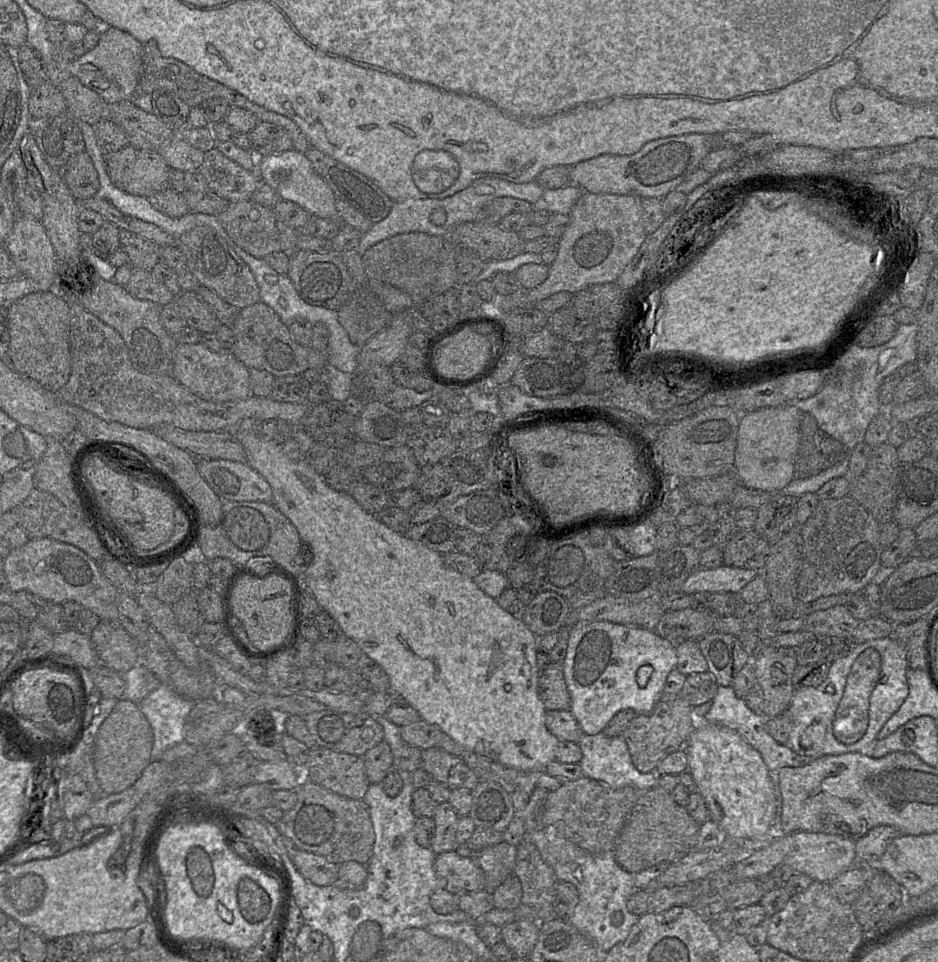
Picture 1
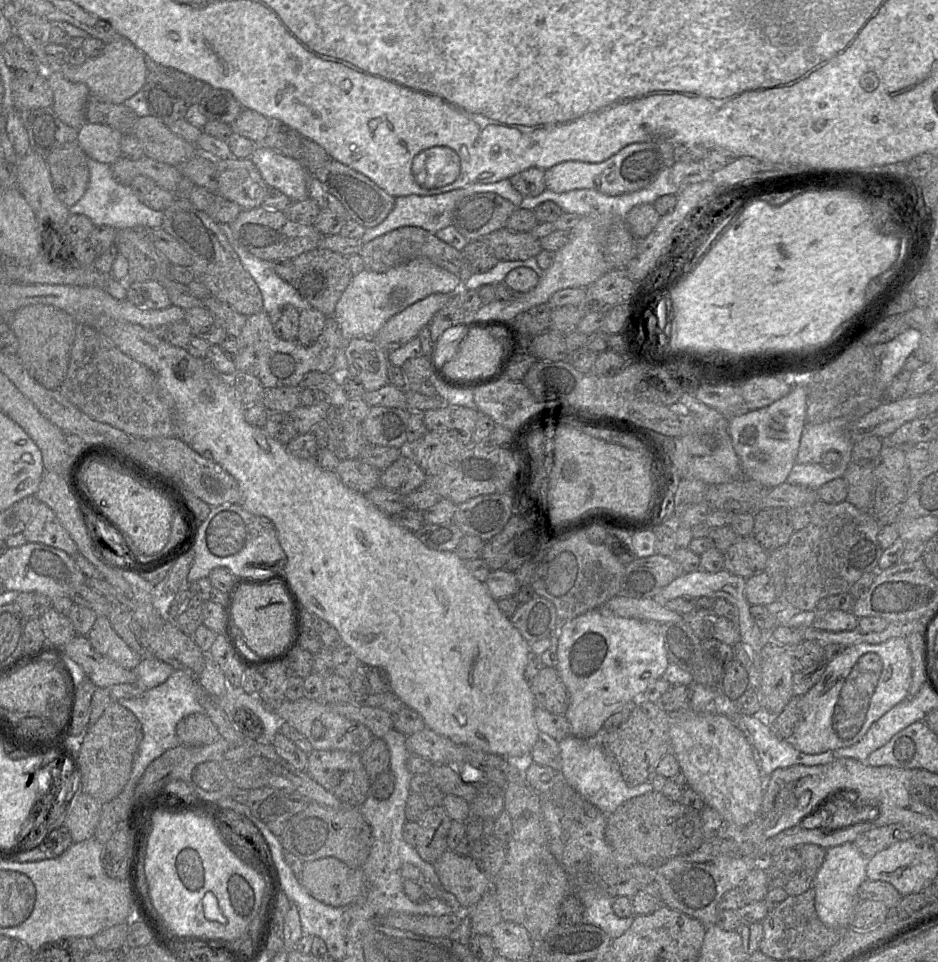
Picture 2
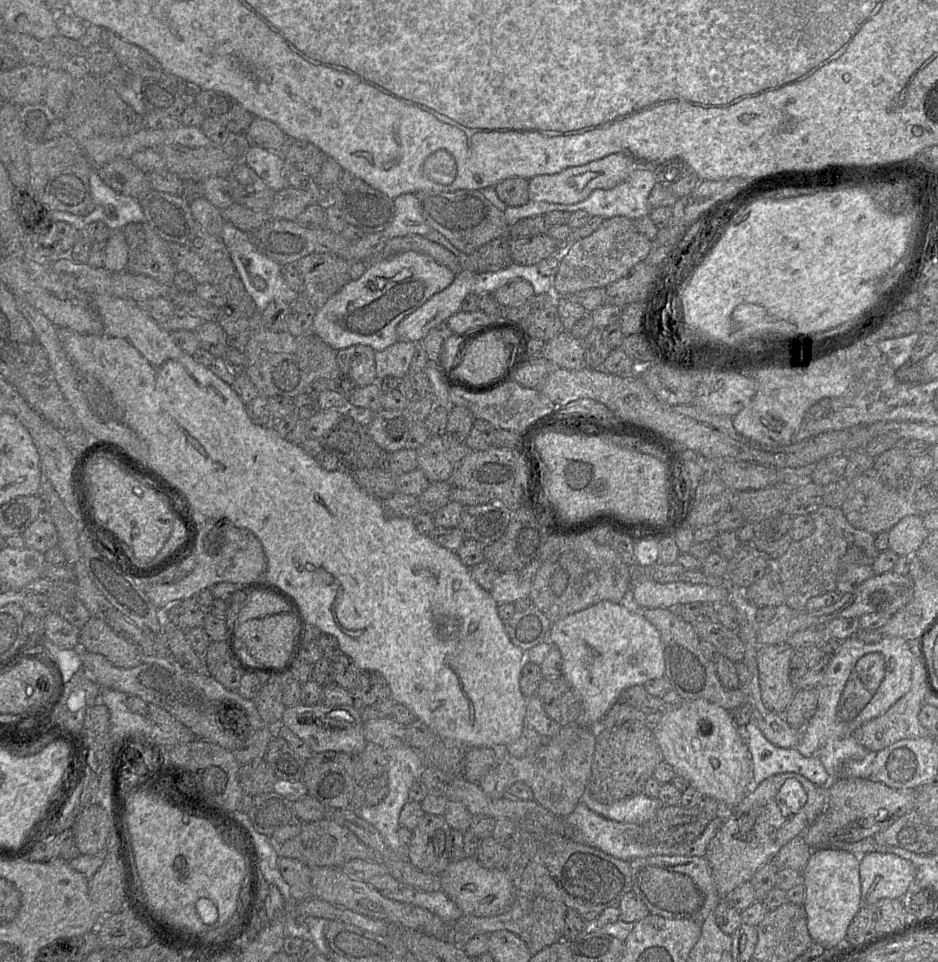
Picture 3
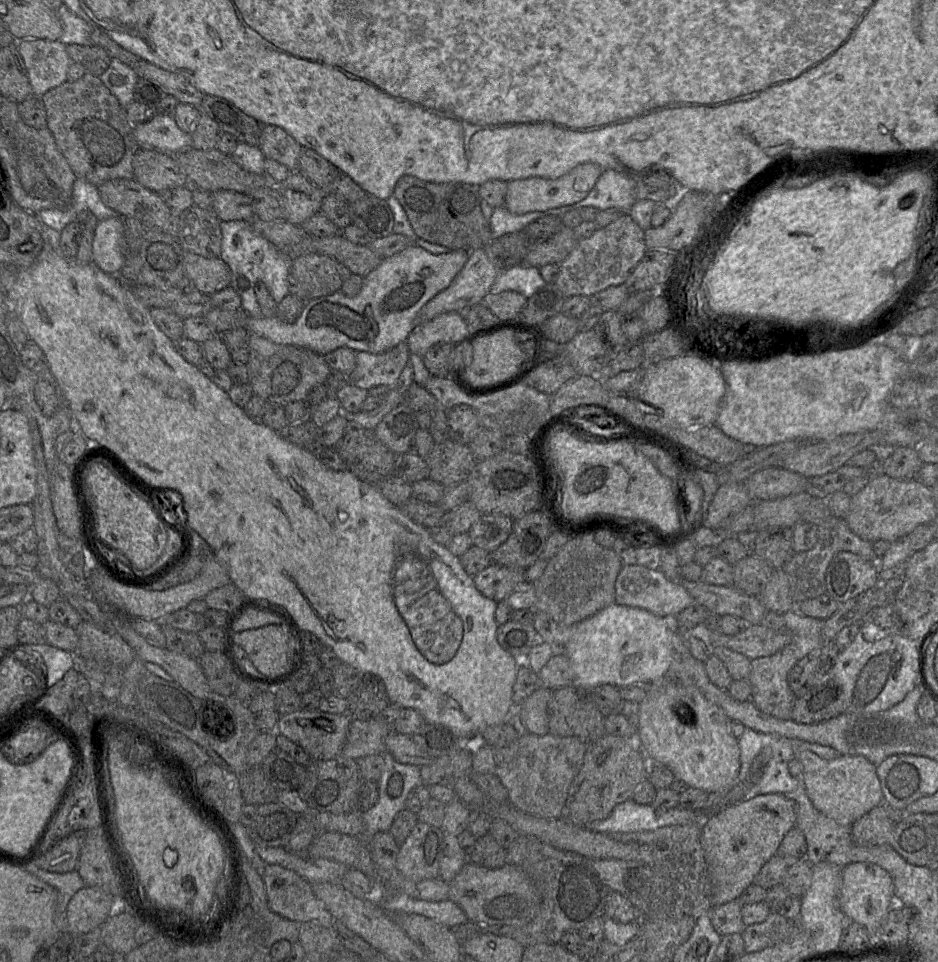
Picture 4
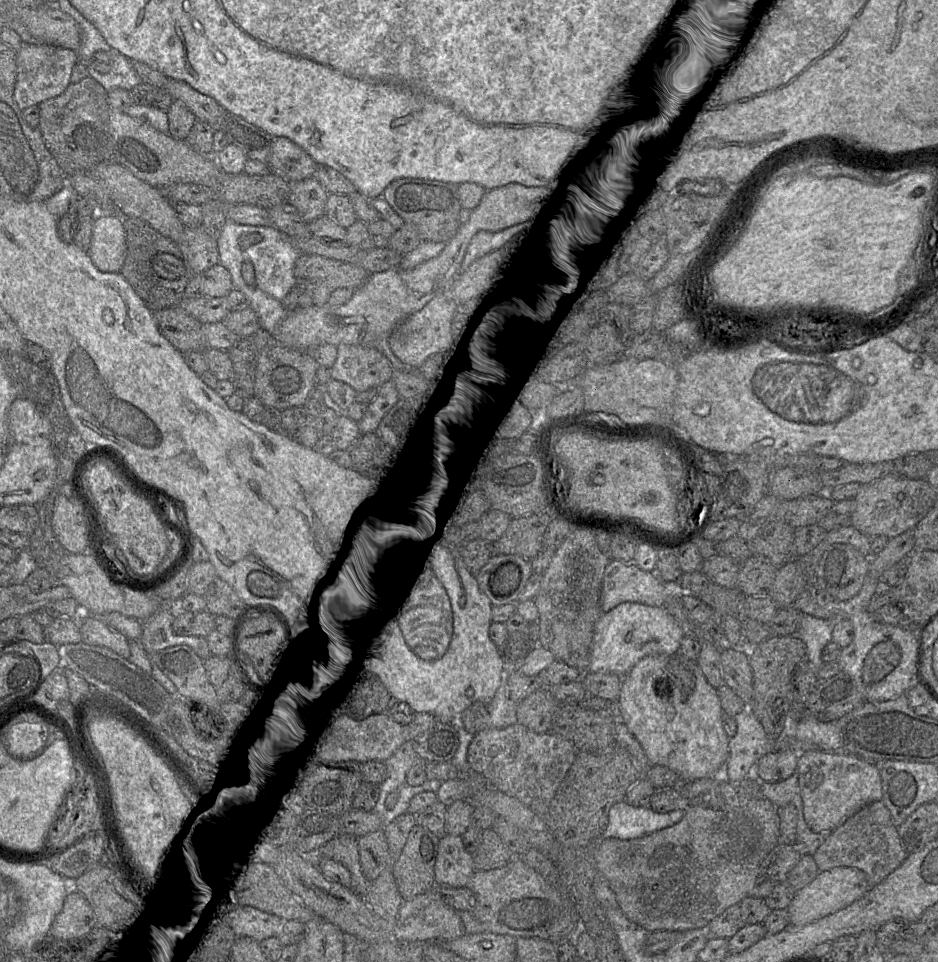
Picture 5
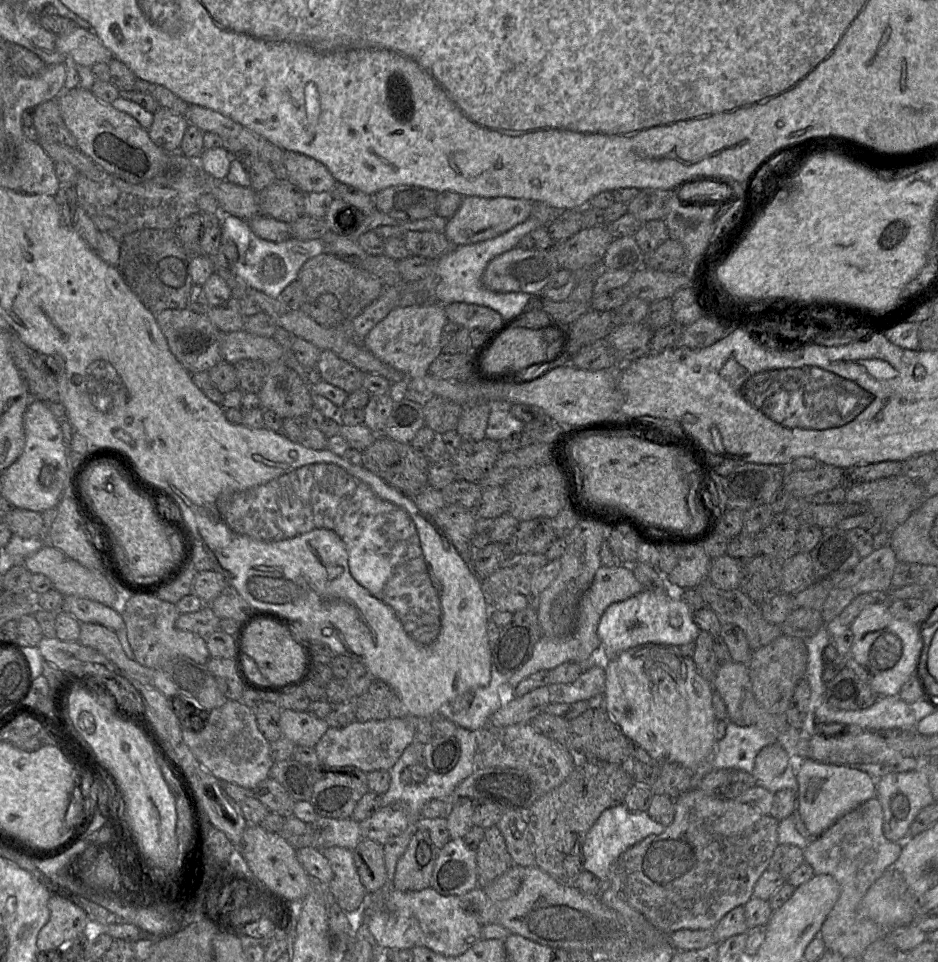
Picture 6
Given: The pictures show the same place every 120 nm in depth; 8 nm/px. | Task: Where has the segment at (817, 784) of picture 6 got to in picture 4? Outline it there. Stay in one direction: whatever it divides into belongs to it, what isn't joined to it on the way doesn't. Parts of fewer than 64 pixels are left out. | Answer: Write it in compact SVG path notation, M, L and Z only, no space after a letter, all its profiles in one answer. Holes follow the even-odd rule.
M802 750L797 759L803 766L802 778L813 806L838 824L851 826L883 802L876 765L864 756L840 754L835 759L826 760L810 750Z

